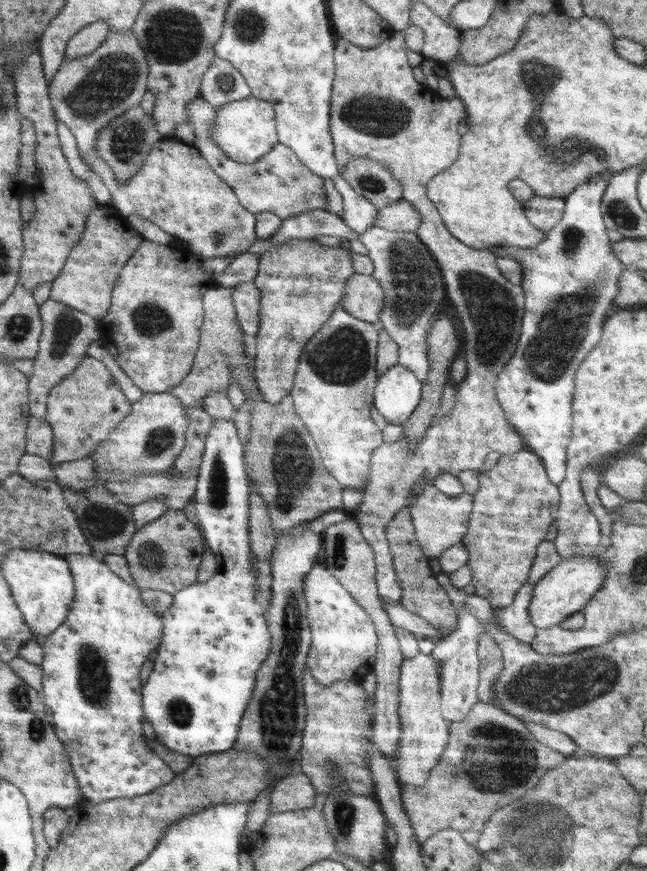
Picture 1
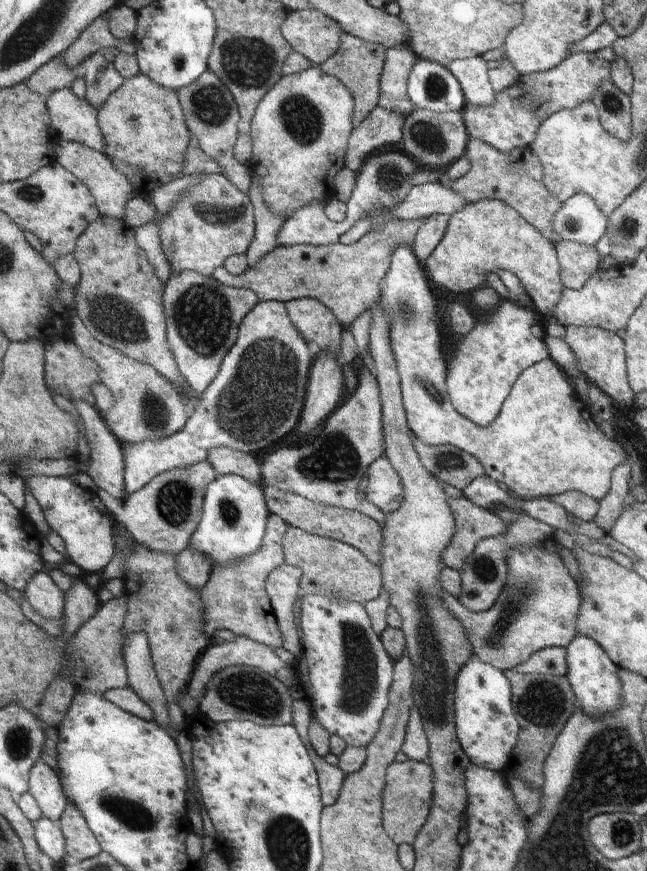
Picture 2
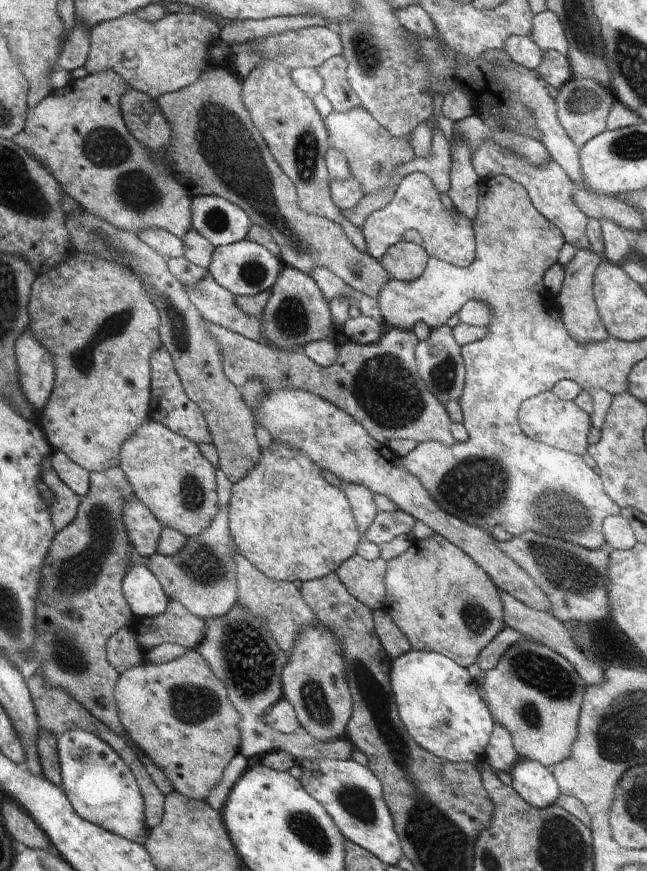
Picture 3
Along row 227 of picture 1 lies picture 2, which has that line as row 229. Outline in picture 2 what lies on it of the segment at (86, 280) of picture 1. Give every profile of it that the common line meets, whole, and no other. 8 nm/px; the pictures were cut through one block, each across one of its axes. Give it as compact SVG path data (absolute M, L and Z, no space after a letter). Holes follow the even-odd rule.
M100 215L78 236L73 255L78 263L81 276L73 294L75 309L84 326L90 330L90 334L98 342L122 352L124 356L153 366L177 390L182 386L187 386L188 384L184 380L184 376L180 374L174 356L168 348L166 316L162 304L164 282L160 282L160 278L154 274L154 268L148 262L146 252L136 244L136 234L134 234L133 228L126 225L125 220Z

